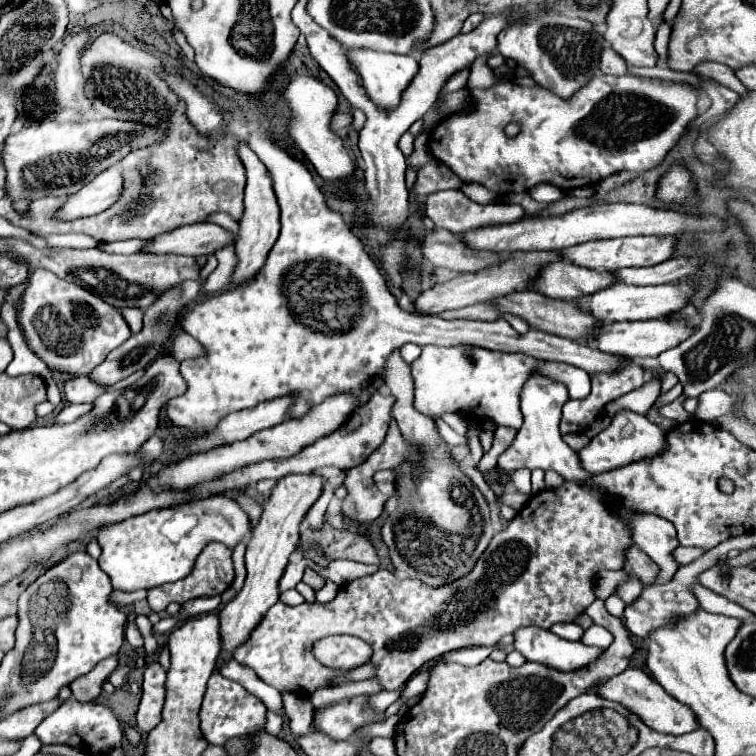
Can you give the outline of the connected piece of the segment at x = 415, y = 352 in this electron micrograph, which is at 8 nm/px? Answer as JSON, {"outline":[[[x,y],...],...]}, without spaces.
{"outline":[[[412,343],[400,347],[400,355],[402,355],[402,359],[404,359],[406,363],[412,363],[414,359],[418,359],[418,357],[420,357],[420,351],[422,351],[422,349],[420,349],[418,345],[412,345]]]}

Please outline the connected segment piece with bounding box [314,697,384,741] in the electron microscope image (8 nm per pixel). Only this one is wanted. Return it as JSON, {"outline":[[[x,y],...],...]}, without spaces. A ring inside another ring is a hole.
{"outline":[[[352,697],[352,699],[340,701],[332,707],[318,709],[314,713],[314,725],[322,733],[330,735],[332,739],[344,741],[354,733],[356,727],[370,723],[370,721],[382,721],[384,715],[374,715],[372,711],[362,707],[364,699],[366,697]]]}

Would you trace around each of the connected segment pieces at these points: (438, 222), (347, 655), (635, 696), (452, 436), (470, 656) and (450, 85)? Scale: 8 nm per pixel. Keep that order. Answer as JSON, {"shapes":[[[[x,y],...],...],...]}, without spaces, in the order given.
{"shapes":[[[[436,191],[426,199],[426,215],[434,221],[436,227],[442,227],[442,229],[448,229],[448,231],[460,235],[460,233],[476,229],[476,227],[518,221],[518,219],[522,219],[526,215],[526,211],[520,205],[510,205],[510,203],[478,205],[478,203],[470,201],[462,191]]],[[[334,635],[316,641],[314,655],[322,665],[352,669],[364,665],[370,659],[372,649],[362,639],[350,635]]],[[[628,667],[624,673],[608,679],[604,685],[600,685],[598,689],[594,689],[594,693],[598,693],[604,699],[622,703],[630,713],[634,713],[636,717],[640,717],[654,731],[660,731],[660,733],[666,733],[666,735],[684,735],[684,733],[690,733],[690,731],[698,729],[698,723],[696,723],[696,717],[692,715],[692,711],[686,705],[682,705],[680,701],[676,701],[674,697],[670,697],[642,669]]],[[[436,418],[435,423],[440,429],[440,435],[442,439],[448,443],[448,445],[460,445],[460,443],[466,443],[466,437],[460,437],[458,433],[454,433],[452,429],[442,420],[442,418]]],[[[468,647],[468,649],[460,649],[460,651],[452,651],[448,655],[444,655],[440,661],[456,661],[468,667],[474,667],[478,663],[482,663],[494,649],[492,647]]],[[[464,69],[464,73],[454,73],[446,85],[444,85],[444,91],[458,91],[458,89],[464,89],[466,87],[466,81],[468,81],[468,69]]]]}

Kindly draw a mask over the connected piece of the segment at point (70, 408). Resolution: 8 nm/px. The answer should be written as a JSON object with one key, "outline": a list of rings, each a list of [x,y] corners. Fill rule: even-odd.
{"outline":[[[66,405],[60,415],[54,417],[54,423],[72,423],[76,421],[80,415],[88,413],[92,409],[92,405]]]}

